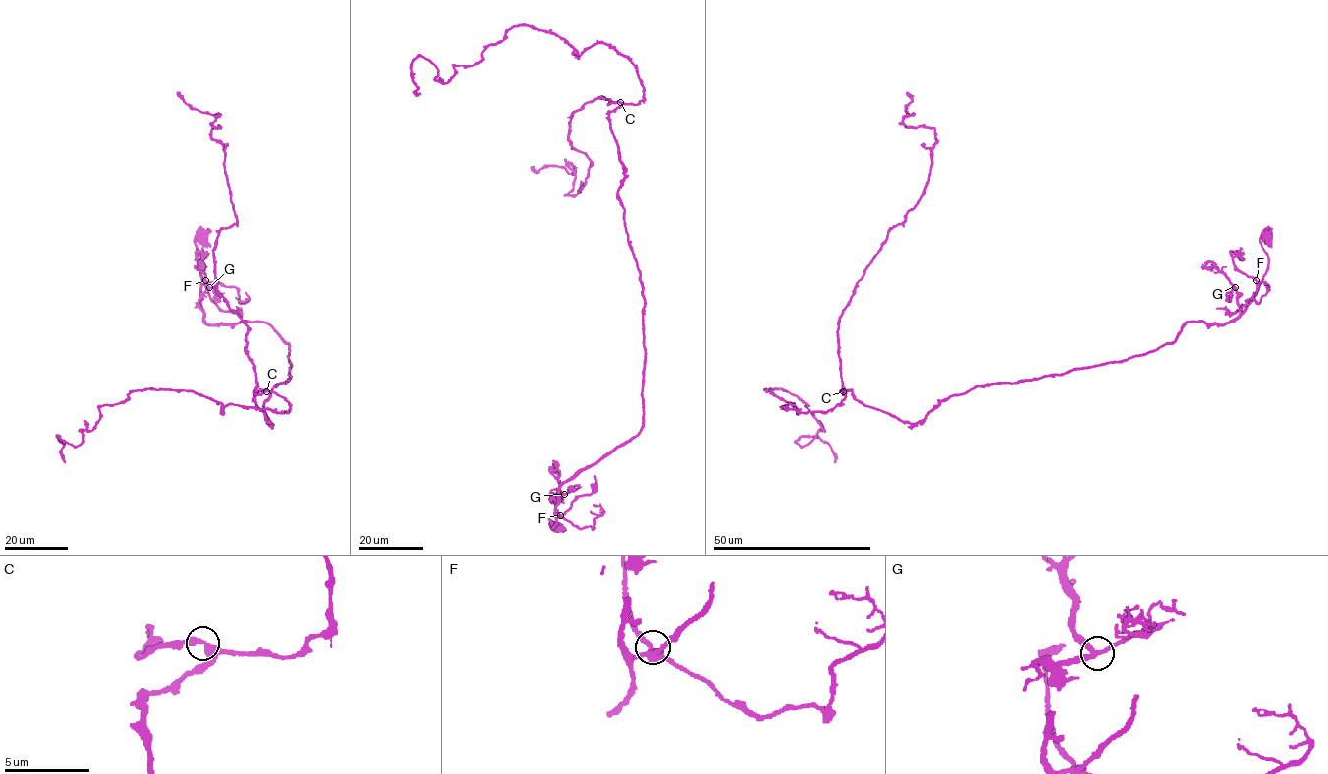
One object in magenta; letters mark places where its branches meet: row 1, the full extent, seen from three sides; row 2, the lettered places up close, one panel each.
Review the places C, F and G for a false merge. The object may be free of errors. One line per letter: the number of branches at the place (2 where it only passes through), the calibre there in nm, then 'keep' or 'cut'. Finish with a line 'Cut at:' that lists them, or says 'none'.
C: 3 branches meet; 280 nm thick; keep
F: 3 branches meet; 280 nm thick; keep
G: 3 branches meet; 240 nm thick; keep
Cut at: none

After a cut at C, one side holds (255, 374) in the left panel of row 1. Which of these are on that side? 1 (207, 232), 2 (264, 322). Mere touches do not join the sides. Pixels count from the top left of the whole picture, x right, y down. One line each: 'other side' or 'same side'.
1: other side
2: other side

